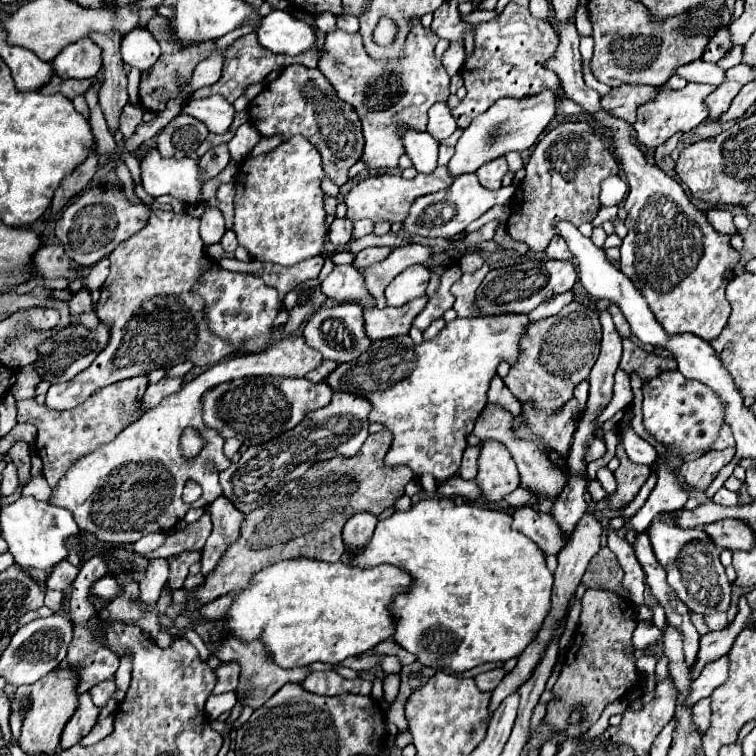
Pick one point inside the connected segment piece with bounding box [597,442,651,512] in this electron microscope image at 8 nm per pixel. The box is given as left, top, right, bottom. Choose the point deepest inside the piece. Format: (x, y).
(630, 477)

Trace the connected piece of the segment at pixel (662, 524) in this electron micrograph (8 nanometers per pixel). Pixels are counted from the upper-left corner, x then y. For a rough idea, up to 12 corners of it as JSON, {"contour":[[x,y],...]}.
{"contour":[[659,514],[647,530],[667,582],[697,614],[727,612],[721,550]]}

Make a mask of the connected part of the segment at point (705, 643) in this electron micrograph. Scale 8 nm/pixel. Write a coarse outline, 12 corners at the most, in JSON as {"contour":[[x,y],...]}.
{"contour":[[739,600],[739,612],[729,628],[701,638],[697,664],[689,668],[695,680],[701,668],[729,652],[749,620],[749,604]]}

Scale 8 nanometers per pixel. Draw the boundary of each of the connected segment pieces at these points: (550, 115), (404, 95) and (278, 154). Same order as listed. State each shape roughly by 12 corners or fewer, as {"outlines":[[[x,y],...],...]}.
{"outlines":[[[557,96],[497,100],[471,120],[449,162],[477,172],[529,150],[553,122]],[[413,20],[397,60],[327,34],[319,70],[363,122],[369,168],[449,96],[437,34]],[[303,136],[247,158],[233,232],[293,266],[327,238],[321,154]]]}

